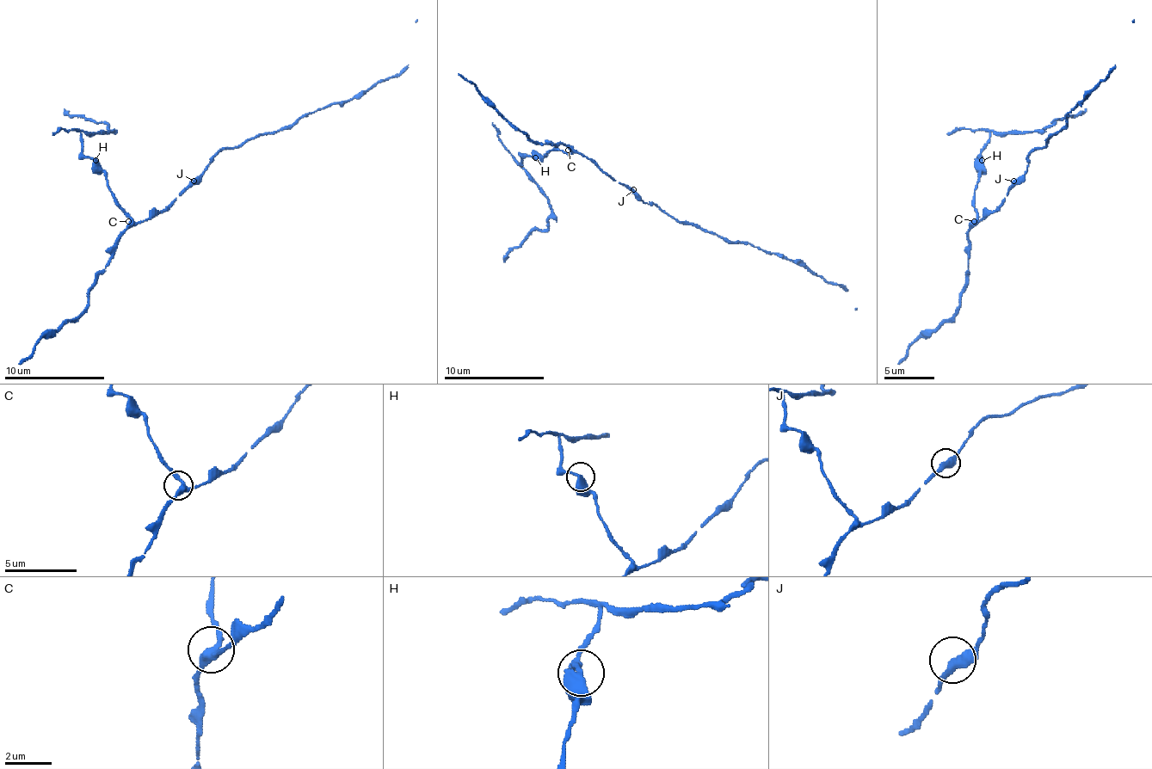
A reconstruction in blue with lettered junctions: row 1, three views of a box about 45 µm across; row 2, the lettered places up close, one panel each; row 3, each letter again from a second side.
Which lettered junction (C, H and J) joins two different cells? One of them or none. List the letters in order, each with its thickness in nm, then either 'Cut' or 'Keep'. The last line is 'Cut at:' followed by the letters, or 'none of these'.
C: Thickness 280 nm. Keep
H: Thickness 400 nm. Cut
J: Thickness 360 nm. Keep
Cut at: H

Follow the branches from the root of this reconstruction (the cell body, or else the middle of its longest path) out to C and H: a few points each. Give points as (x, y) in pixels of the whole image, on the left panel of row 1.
C: (191, 183), (146, 221), (136, 224), (128, 221)
H: (191, 183), (161, 211), (146, 221), (136, 224), (108, 188), (108, 181), (95, 161)

